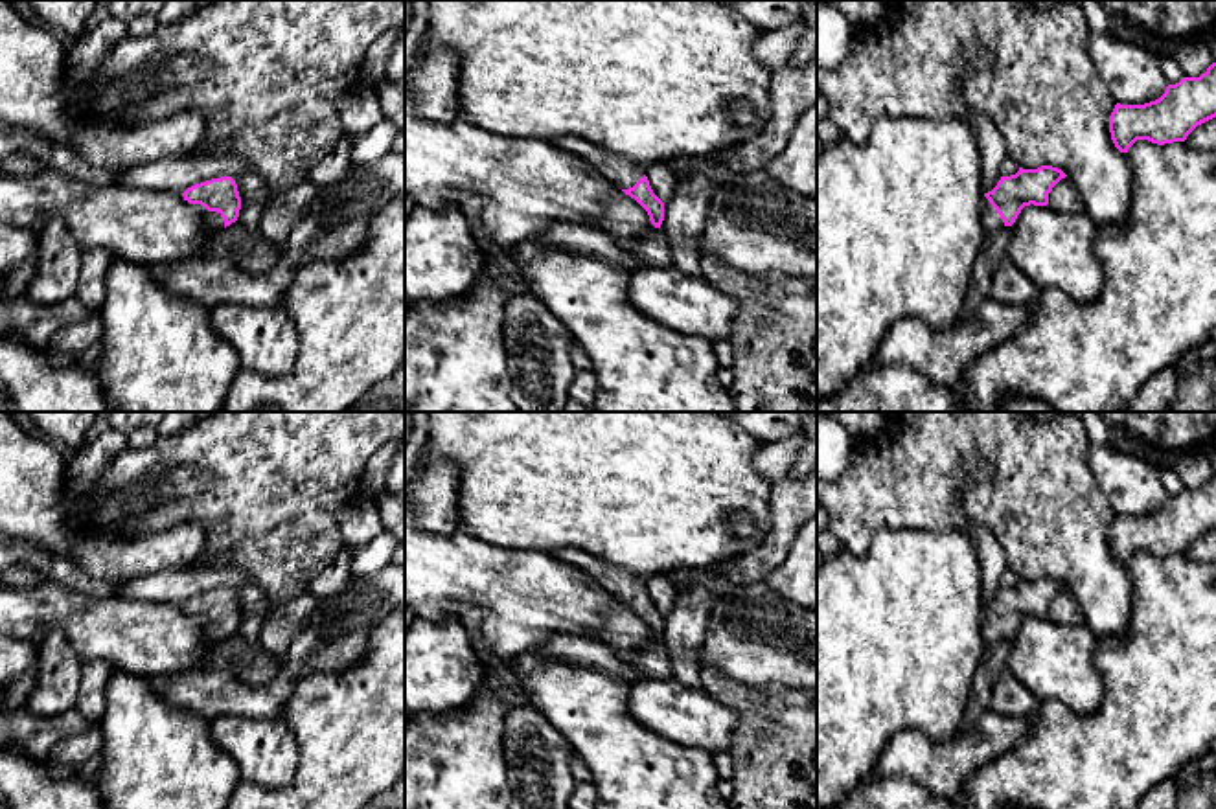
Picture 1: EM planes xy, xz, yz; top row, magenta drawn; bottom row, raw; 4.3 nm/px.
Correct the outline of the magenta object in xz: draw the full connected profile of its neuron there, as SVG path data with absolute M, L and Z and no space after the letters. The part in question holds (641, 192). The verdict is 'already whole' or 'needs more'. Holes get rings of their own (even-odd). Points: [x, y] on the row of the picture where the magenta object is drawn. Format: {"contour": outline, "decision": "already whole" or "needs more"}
{"contour": "M578 136L550 140L557 149L583 158L596 173L635 199L649 215L655 228L664 221L664 202L653 193L646 177L646 167L614 156Z", "decision": "needs more"}

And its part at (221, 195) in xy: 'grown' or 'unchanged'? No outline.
grown

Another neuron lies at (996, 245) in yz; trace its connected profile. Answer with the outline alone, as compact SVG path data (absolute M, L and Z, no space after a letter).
M1003 226L984 237L984 245L975 259L968 296L962 303L958 320L971 320L982 300L990 298L992 272L1006 261L1006 250L1012 237L1012 226Z

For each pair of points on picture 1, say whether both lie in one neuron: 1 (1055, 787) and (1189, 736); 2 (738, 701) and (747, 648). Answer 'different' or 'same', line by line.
1: same
2: different

